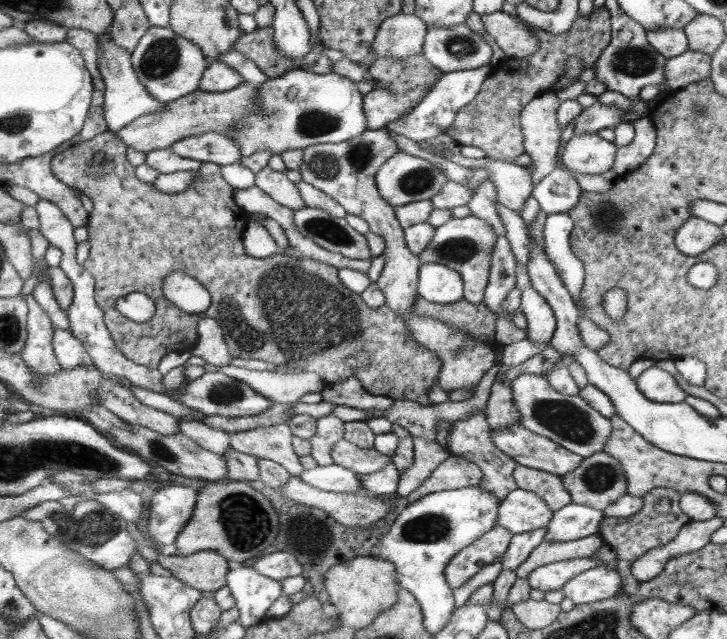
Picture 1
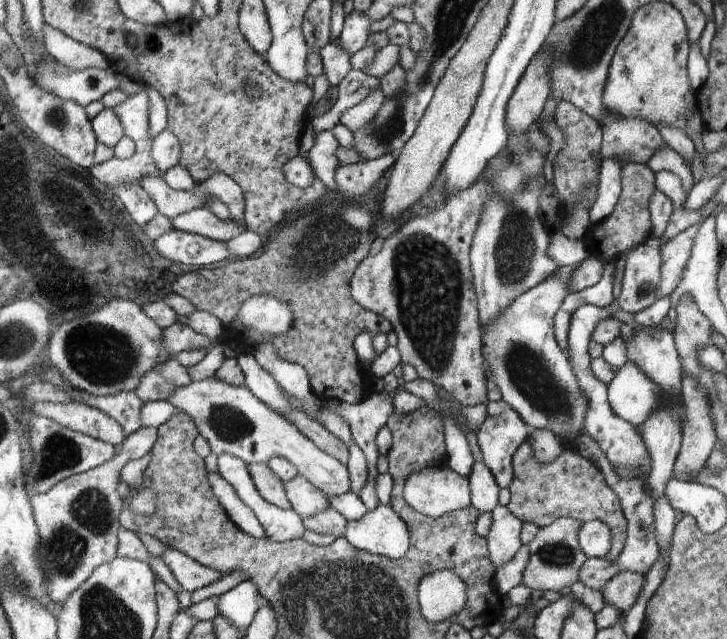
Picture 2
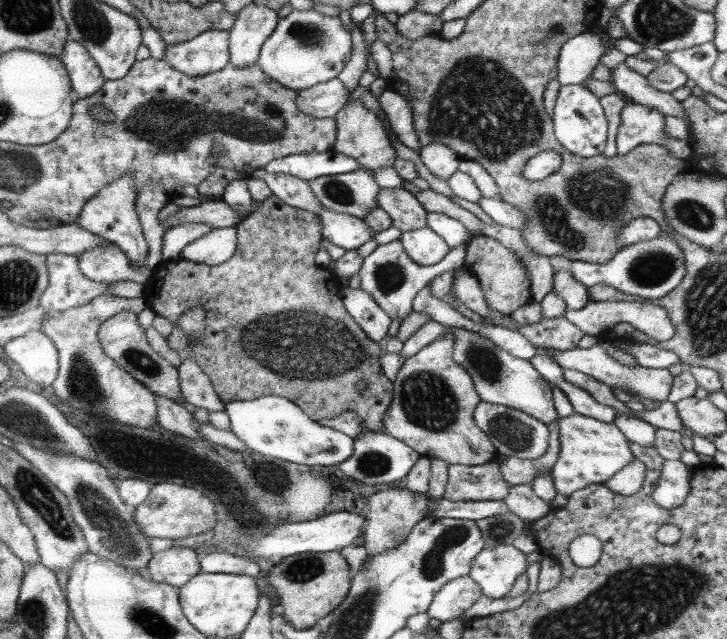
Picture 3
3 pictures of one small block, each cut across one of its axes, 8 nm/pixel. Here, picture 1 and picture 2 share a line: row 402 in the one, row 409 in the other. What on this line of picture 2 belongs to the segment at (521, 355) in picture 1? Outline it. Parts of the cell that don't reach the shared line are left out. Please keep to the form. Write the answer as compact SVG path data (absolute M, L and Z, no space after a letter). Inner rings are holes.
M504 400L487 404L487 415L476 432L482 451L482 462L490 469L500 488L506 488L513 477L513 456L521 444L529 438L532 430L518 413Z

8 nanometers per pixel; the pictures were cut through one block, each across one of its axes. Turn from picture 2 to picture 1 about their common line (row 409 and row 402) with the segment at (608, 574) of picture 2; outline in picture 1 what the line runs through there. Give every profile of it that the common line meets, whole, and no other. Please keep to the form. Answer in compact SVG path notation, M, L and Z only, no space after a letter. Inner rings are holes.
M654 365L635 381L644 397L652 402L679 403L687 397L672 374Z

